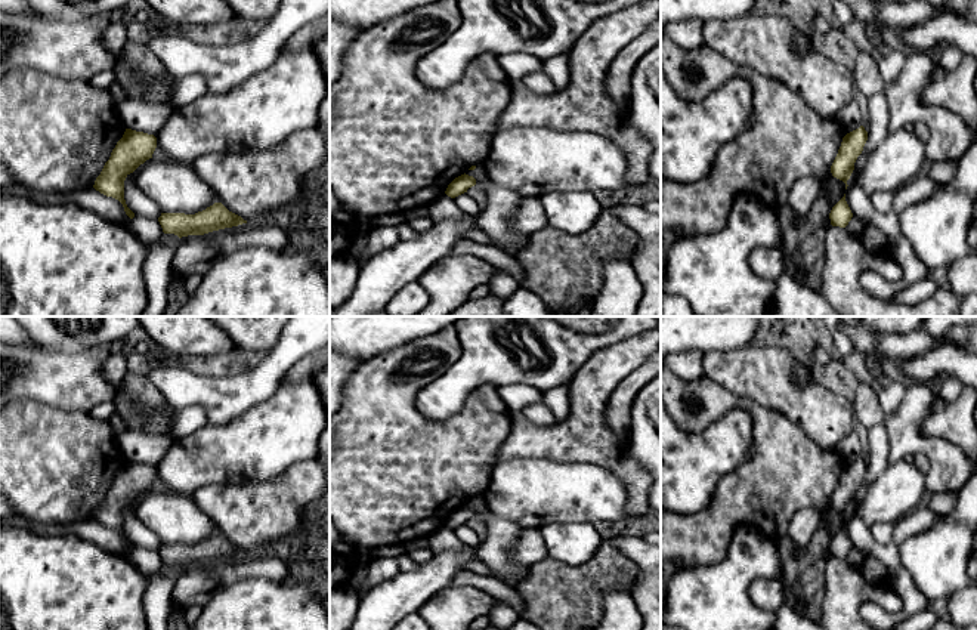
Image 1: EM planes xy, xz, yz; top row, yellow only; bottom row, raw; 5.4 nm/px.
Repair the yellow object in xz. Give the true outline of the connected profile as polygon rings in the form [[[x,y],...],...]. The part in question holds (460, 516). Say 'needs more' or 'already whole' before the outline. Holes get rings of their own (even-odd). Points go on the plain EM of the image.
already whole; [[[461,506],[455,509],[446,519],[445,525],[451,529],[455,529],[464,524],[467,524],[469,519],[476,516],[476,510],[469,506]]]

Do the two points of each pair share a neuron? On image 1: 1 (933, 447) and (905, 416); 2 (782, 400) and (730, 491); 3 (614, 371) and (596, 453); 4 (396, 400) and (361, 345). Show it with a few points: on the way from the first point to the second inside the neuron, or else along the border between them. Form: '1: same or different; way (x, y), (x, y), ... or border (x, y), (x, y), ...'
1: same; way (924, 444), (905, 425)
2: different; border (744, 397), (781, 411), (803, 432)
3: same; way (594, 392), (594, 432)
4: different; border (402, 345), (364, 361)

